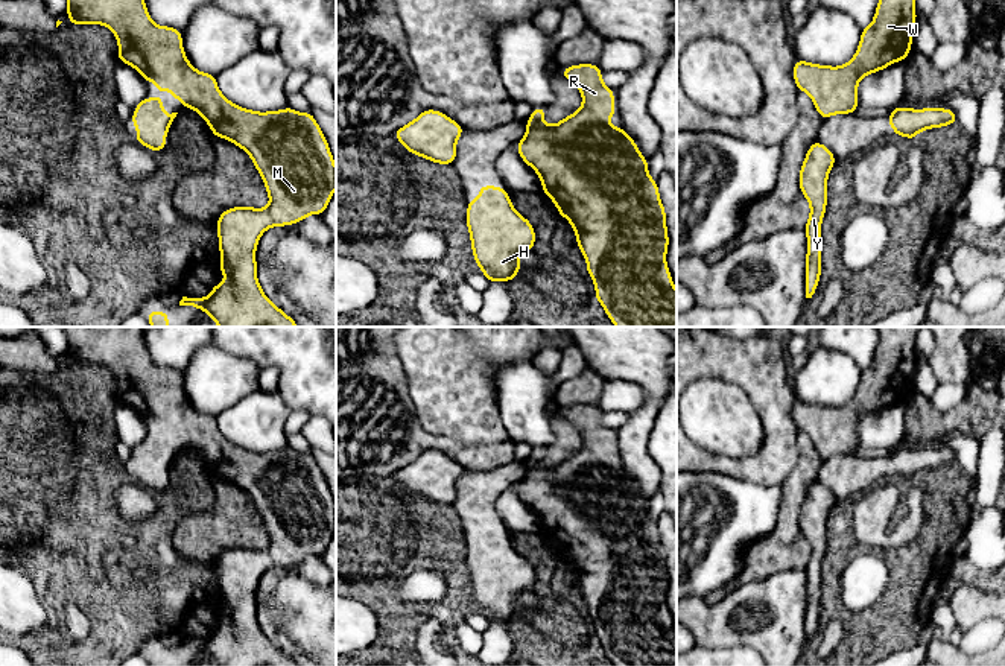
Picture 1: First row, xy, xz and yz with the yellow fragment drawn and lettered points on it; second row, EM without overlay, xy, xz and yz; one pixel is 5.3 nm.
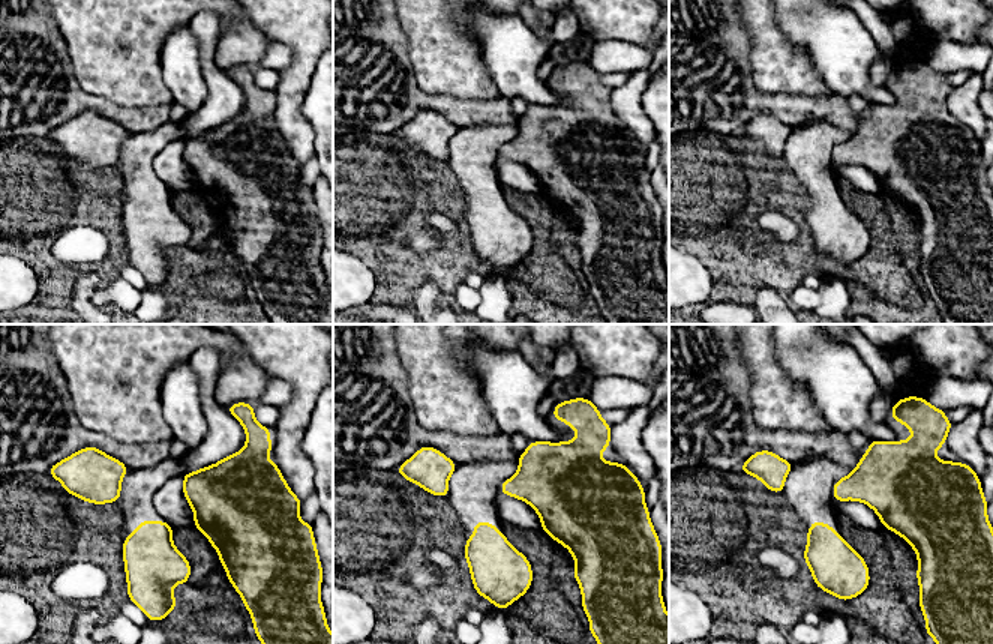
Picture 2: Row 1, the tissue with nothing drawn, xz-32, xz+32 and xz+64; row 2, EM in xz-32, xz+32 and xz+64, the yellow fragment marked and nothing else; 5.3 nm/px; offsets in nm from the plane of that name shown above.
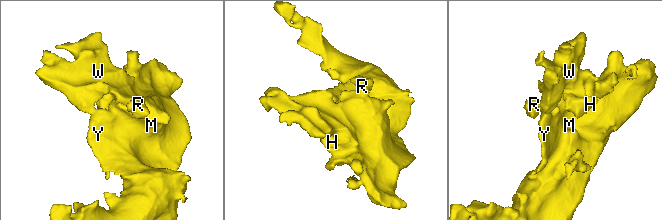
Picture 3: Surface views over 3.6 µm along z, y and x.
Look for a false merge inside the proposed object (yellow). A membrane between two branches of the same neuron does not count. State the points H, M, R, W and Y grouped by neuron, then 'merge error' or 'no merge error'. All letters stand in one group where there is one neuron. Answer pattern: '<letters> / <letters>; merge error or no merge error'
H M R W Y; no merge error

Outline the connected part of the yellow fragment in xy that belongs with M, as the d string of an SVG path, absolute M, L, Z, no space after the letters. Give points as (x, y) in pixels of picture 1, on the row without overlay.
M62 327L62 330L68 341L65 351L71 359L67 363L68 366L102 365L109 368L119 383L117 400L134 408L146 423L155 423L158 435L167 429L184 449L198 452L210 467L213 477L222 477L243 490L251 497L269 535L269 546L266 549L240 546L220 553L216 561L220 593L219 610L227 620L220 625L214 625L210 636L205 639L182 637L179 646L202 649L217 666L298 666L280 648L274 646L260 628L257 620L255 590L262 575L268 569L295 566L310 555L322 557L336 531L334 499L315 456L312 453L298 453L290 447L280 452L258 453L230 442L220 433L214 415L202 414L189 403L182 391L181 371L178 368L158 366L151 360L144 345L143 327Z

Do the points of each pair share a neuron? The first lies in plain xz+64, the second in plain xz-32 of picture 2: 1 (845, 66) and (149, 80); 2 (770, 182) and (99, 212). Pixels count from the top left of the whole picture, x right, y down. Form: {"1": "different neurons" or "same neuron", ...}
{"1": "different neurons", "2": "same neuron"}

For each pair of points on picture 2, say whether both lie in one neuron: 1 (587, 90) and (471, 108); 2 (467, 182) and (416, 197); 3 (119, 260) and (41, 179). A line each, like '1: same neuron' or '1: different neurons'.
1: different neurons
2: different neurons
3: same neuron

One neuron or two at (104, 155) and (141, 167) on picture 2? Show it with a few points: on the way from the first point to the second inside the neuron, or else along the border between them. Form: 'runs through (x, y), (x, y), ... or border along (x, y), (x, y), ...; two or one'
runs through (114, 146), (122, 141), (132, 156); one

